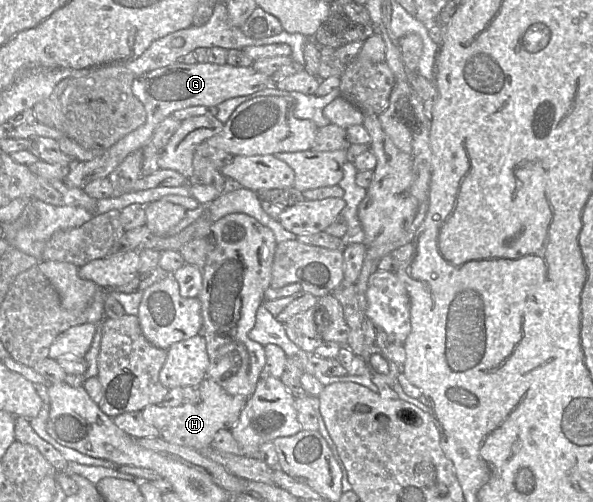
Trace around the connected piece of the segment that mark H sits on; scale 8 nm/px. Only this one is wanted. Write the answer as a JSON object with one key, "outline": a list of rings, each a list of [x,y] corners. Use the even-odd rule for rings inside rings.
{"outline":[[[206,377],[199,385],[200,401],[196,404],[183,403],[177,407],[161,404],[147,405],[141,410],[144,420],[159,431],[163,440],[197,451],[204,451],[212,444],[219,430],[231,430],[238,422],[248,398],[228,394],[214,380]]]}

